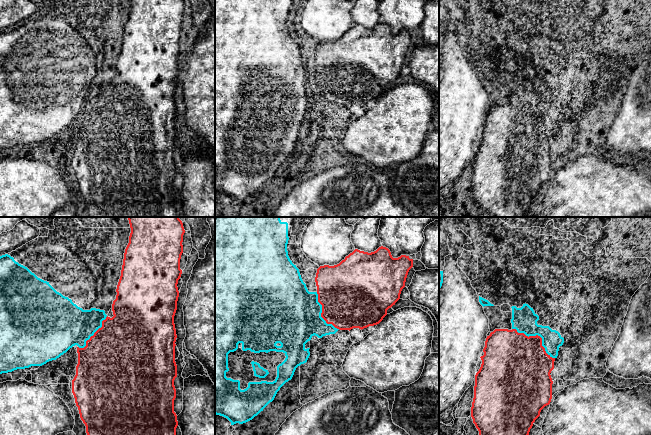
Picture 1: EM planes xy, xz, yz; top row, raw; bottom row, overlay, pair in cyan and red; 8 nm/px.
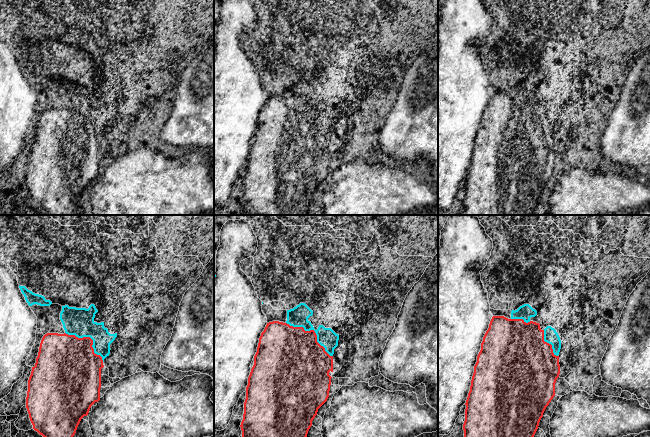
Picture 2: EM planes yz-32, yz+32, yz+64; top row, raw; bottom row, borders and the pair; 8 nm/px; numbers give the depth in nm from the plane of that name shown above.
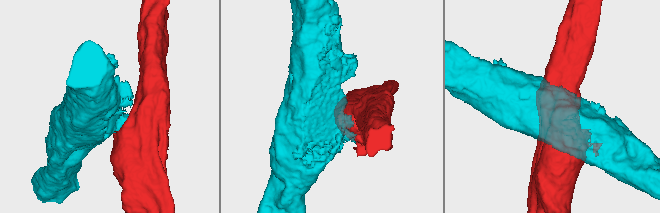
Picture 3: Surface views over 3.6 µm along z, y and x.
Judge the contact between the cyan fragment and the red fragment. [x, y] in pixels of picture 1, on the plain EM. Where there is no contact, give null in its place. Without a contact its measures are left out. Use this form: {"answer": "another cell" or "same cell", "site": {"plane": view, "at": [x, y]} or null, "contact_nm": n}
{"answer": "another cell", "site": {"plane": "yz", "at": [538, 111]}, "contact_nm": 420}

